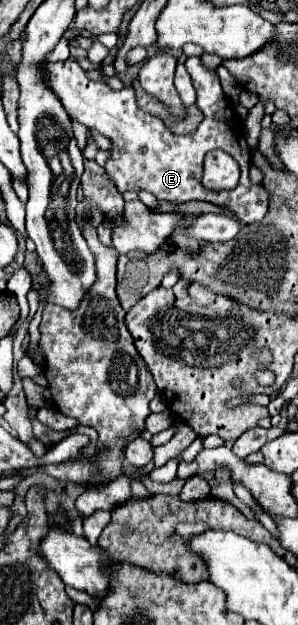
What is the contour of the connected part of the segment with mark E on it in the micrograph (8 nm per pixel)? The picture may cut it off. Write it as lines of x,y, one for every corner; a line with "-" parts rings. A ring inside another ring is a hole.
75,58
65,62
49,62
41,66
41,78
49,90
61,100
65,112
71,120
81,122
89,130
97,130
113,142
111,160
105,164
107,178
117,186
117,190
149,190
159,200
167,202
189,202
189,200
205,200
211,204
219,204
221,208
237,214
245,224
259,222
267,214
267,192
259,184
249,182
249,166
251,166
251,150
245,142
245,126
237,116
233,102
223,94
219,78
215,72
203,68
199,58
187,58
185,68
193,80
197,90
197,106
205,114
205,120
199,124
197,132
189,136
175,136
163,124
161,118
143,112
135,104
133,88
123,88
121,92
111,90
105,82
93,82
87,78
85,70
79,66
-
211,150
223,150
231,154
239,168
241,178
237,188
213,192
201,186
203,174
203,158

